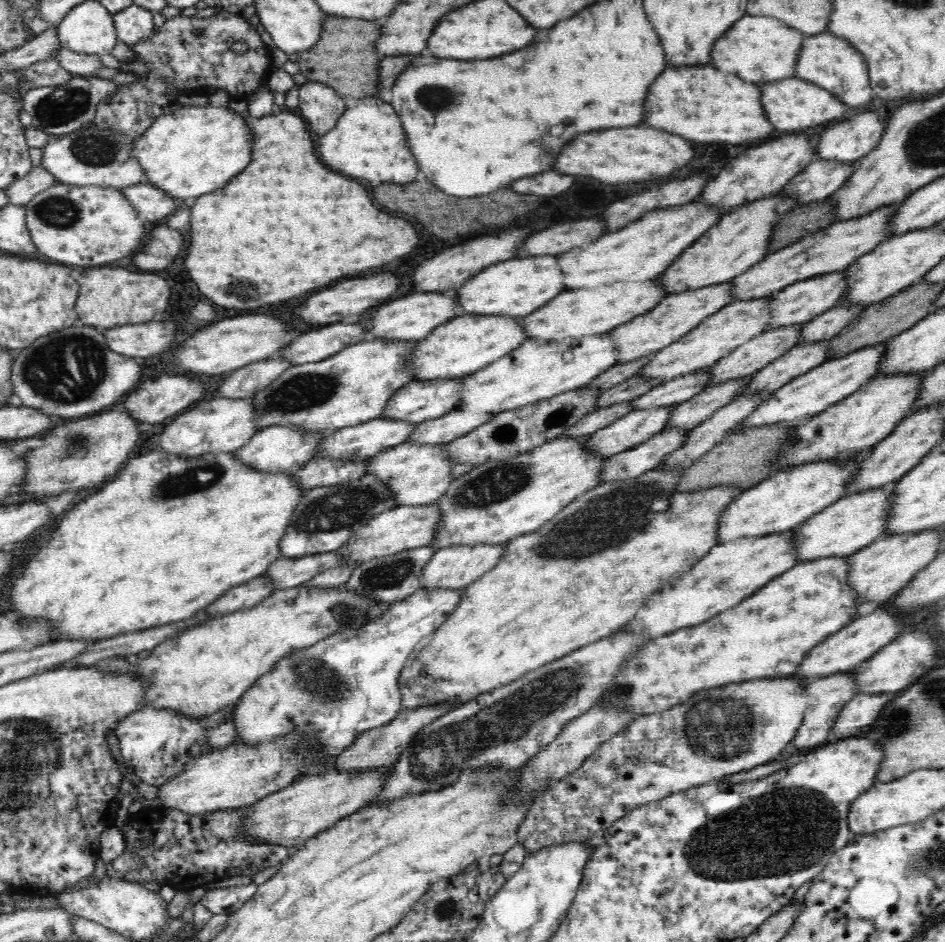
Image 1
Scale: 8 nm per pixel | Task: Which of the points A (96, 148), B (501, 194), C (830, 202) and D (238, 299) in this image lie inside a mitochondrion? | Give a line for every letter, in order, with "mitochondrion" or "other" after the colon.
A: mitochondrion
B: mitochondrion
C: other
D: mitochondrion

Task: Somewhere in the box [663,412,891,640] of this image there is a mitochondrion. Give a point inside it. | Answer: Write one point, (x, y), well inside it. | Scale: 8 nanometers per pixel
(792, 446)

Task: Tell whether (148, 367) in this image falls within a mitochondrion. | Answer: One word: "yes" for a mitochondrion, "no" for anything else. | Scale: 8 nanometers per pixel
no

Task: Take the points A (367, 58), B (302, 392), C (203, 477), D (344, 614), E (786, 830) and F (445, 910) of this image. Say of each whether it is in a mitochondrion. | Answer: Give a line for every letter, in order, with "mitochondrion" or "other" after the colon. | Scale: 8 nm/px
A: other
B: mitochondrion
C: mitochondrion
D: mitochondrion
E: mitochondrion
F: mitochondrion

